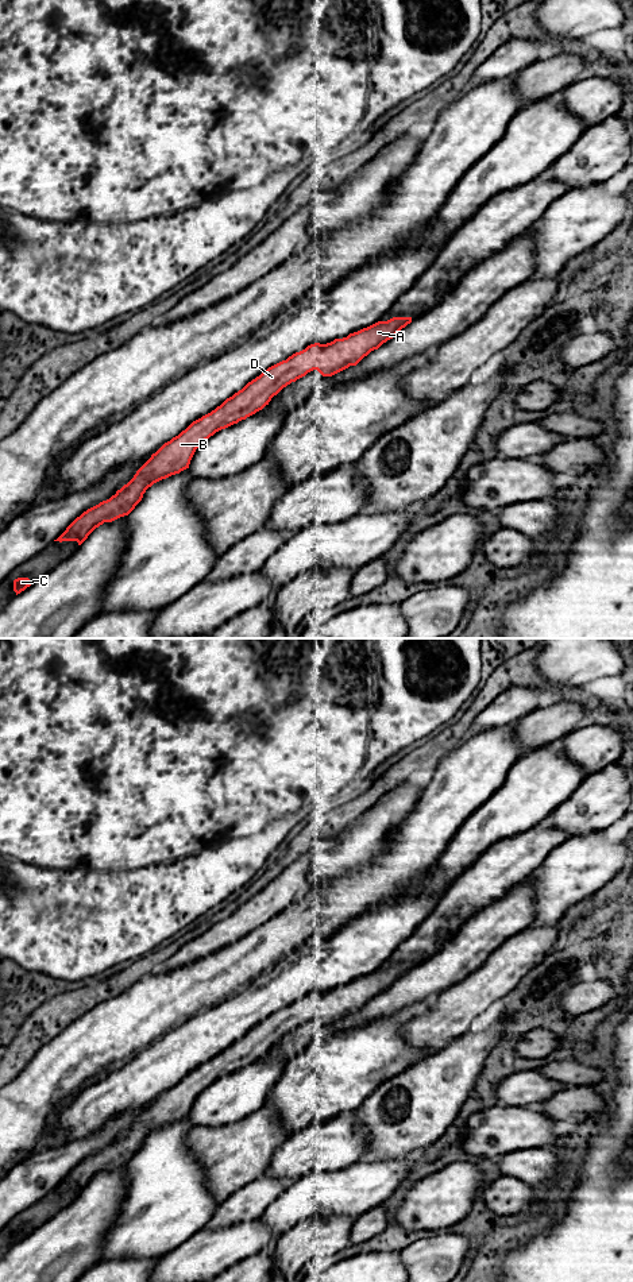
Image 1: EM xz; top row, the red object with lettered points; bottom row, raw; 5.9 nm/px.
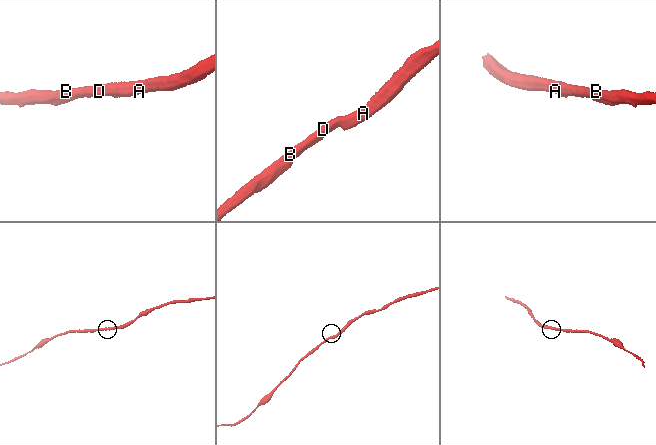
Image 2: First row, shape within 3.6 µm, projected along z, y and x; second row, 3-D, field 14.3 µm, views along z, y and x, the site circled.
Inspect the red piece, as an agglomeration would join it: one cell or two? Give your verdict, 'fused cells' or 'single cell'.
single cell

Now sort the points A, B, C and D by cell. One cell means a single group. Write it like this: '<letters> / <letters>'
A B C D

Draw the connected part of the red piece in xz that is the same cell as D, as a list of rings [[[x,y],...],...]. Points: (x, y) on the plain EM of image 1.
[[[412,965],[378,969],[347,985],[327,992],[310,992],[269,1015],[215,1058],[193,1069],[178,1084],[165,1090],[127,1132],[109,1147],[84,1159],[54,1189],[77,1189],[81,1193],[104,1170],[128,1163],[154,1131],[189,1116],[196,1097],[216,1080],[262,1058],[283,1035],[313,1018],[323,1024],[332,1024],[350,1013],[356,1013],[410,970]]]

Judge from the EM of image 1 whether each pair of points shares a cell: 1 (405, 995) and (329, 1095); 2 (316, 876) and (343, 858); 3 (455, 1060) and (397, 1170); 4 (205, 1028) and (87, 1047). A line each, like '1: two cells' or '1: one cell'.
1: two cells
2: one cell
3: two cells
4: two cells

